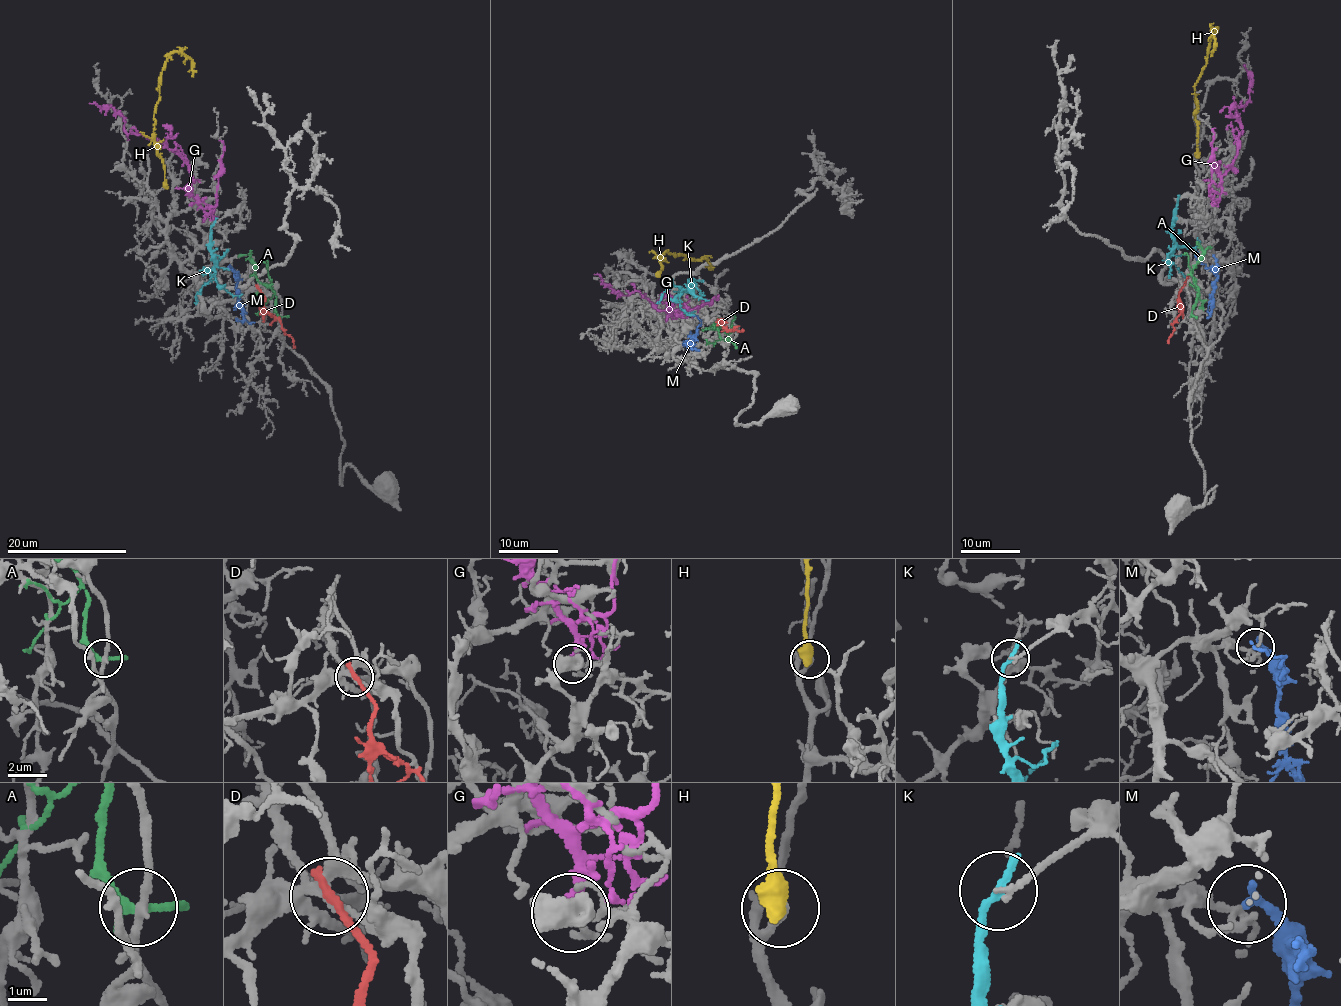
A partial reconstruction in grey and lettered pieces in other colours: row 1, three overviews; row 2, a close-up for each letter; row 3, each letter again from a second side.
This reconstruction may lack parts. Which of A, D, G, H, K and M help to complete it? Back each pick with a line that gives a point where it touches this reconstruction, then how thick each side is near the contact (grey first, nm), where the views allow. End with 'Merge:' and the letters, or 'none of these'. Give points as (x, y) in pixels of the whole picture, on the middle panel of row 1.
H: meets grey at (657, 275); 130 nm thick on the grey side, 600 nm on the other
M: meets grey at (688, 336); 200 nm thick on the grey side, 240 nm on the other
Merge: H, M

